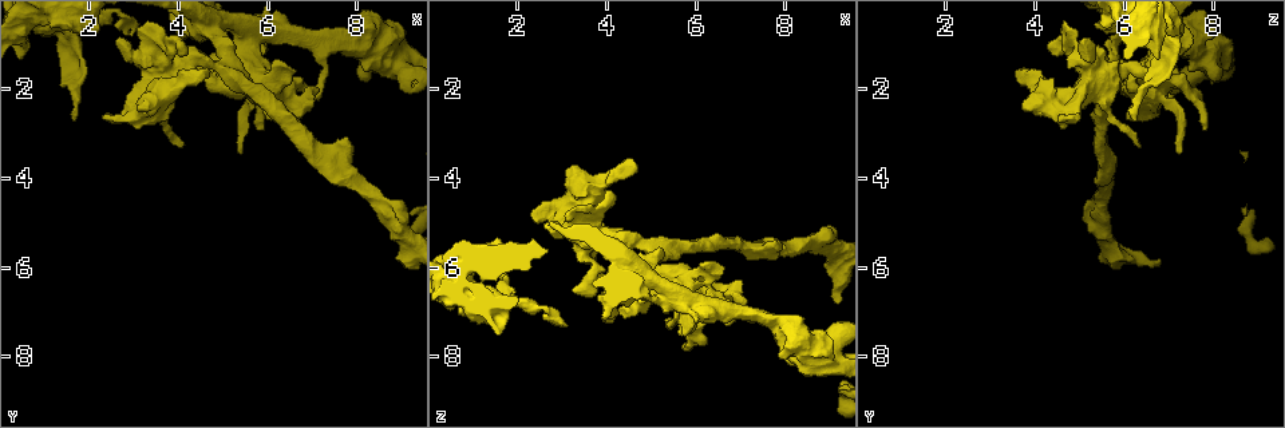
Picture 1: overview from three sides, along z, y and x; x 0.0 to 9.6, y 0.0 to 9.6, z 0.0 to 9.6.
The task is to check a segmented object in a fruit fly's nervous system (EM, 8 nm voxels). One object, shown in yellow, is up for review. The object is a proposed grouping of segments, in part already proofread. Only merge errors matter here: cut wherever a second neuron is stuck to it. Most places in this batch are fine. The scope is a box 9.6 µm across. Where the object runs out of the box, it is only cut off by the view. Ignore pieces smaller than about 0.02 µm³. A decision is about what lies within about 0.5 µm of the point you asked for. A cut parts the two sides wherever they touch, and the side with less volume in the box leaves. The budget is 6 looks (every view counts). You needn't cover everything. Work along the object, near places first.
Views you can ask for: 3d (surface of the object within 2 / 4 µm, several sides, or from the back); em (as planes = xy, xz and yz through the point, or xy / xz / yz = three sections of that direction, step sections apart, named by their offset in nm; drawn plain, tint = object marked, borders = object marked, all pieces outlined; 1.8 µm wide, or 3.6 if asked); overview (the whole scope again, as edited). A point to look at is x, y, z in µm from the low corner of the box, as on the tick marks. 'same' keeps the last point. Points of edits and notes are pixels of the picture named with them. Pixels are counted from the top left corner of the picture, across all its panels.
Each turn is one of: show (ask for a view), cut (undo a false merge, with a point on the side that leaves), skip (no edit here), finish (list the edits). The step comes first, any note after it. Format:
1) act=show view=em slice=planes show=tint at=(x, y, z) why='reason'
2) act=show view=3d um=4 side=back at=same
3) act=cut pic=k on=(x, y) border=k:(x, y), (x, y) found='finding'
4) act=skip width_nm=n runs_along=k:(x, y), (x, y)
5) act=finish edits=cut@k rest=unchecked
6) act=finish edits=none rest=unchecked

act=show view=3d um=4 side=back at=(3.50, 2.25, 4.65) why='looks like a crossing'

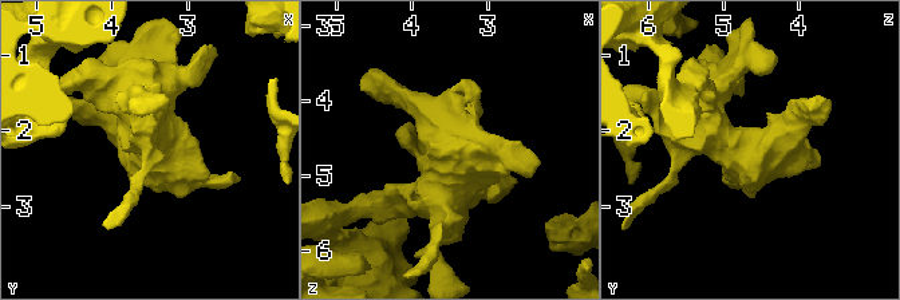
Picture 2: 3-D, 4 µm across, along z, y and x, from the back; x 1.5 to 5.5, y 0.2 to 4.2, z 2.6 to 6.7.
act=show view=em um=3.6 slice=planes show=tint at=(3.55, 2.25, 4.65) why='now the EM'

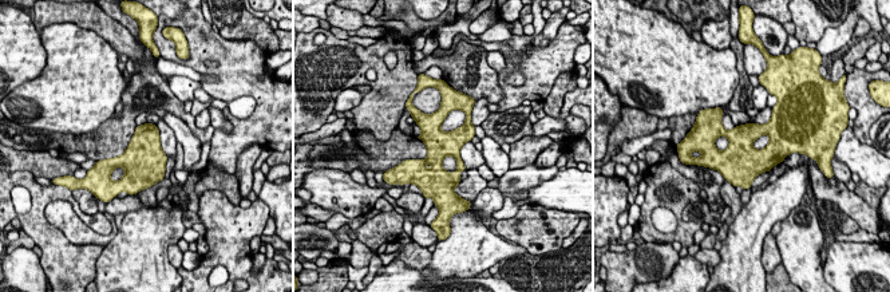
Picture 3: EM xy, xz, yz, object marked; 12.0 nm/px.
act=skip runs_along=3:(444, 109), (435, 119), (442, 186) found='continuous, no second neuron'

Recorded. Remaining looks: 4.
act=show view=em slice=planes show=tint at=(8.60, 1.40, 7.90) why='thick turns thin'

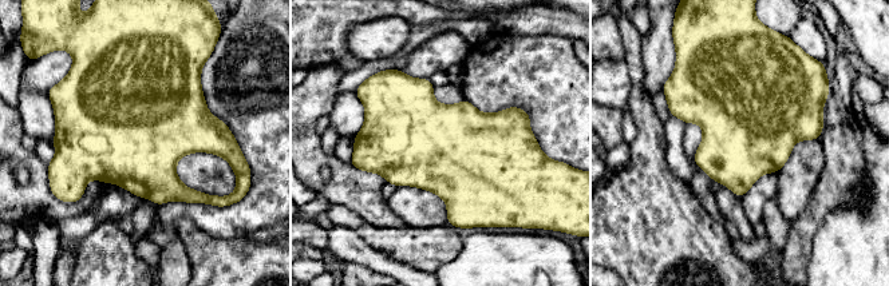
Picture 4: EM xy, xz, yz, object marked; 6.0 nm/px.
act=skip found='all the same neuron'

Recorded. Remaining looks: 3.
act=show view=em um=3.6 slice=xy step=16 show=tint at=(4.80, 0.65, 6.10) why='abrupt turn'

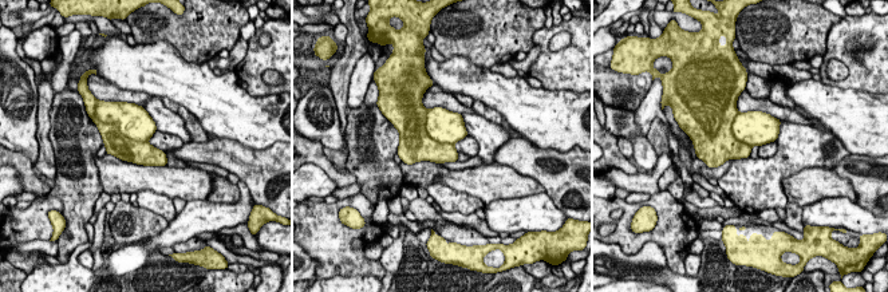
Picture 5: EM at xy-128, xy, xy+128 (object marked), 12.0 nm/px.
act=show view=em um=3.6 slice=planes show=tint at=same why='cut it another way'

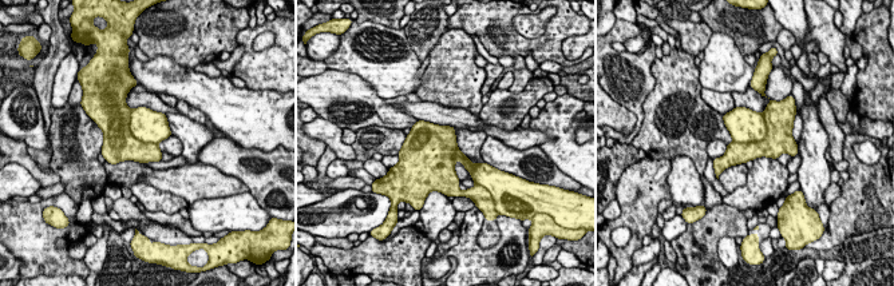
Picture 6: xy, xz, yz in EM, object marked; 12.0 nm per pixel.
act=cut pic=6 on=(747, 126) width_nm=550 found='a second neuron is stuck on'

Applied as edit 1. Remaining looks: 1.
act=finish edits=cut@6 rest=unchecked

